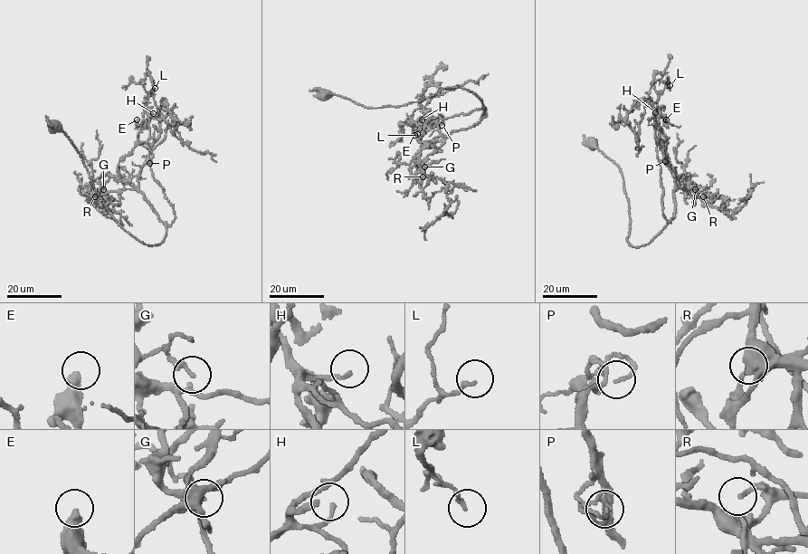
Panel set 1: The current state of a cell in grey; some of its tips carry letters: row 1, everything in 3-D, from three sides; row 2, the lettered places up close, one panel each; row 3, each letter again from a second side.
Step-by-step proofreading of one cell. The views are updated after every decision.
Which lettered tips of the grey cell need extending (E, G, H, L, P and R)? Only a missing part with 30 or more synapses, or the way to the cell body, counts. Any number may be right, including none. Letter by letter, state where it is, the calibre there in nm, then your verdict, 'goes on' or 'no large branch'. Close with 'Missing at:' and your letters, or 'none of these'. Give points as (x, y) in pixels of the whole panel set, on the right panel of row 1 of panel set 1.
E: (666, 119) | 420 nm | no large branch
G: (695, 189) | 160 nm | no large branch
H: (655, 112) | 140 nm | no large branch
L: (670, 85) | 160 nm | no large branch
P: (665, 161) | 130 nm | no large branch
R: (703, 196) | 150 nm | no large branch
Missing at: none of these

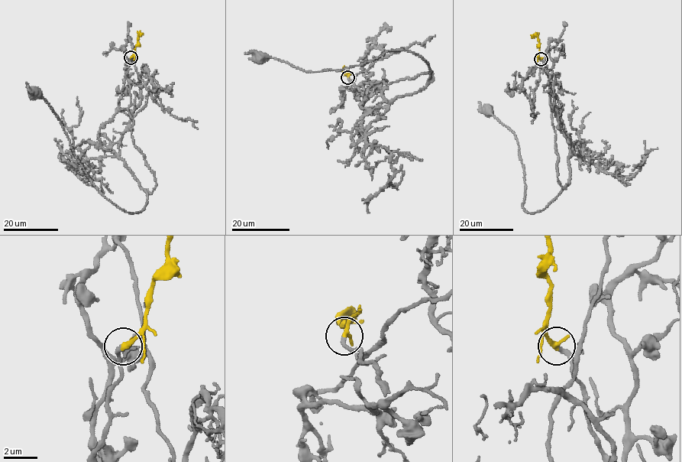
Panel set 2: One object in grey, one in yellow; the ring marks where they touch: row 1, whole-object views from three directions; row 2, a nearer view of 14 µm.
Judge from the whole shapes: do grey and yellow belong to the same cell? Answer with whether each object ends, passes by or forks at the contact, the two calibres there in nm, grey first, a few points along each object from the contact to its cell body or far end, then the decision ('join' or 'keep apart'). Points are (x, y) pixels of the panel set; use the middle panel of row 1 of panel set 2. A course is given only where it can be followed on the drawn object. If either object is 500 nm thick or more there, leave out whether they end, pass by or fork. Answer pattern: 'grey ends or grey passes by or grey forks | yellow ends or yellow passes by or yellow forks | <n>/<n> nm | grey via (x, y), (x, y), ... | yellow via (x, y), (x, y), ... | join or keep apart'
grey ends | yellow ends | 200/300 nm | grey via (348, 78), (356, 88), (433, 76), (428, 82), (426, 61), (405, 50), (307, 72), (260, 58) | yellow via (348, 78), (349, 75), (344, 74), (344, 66) | join

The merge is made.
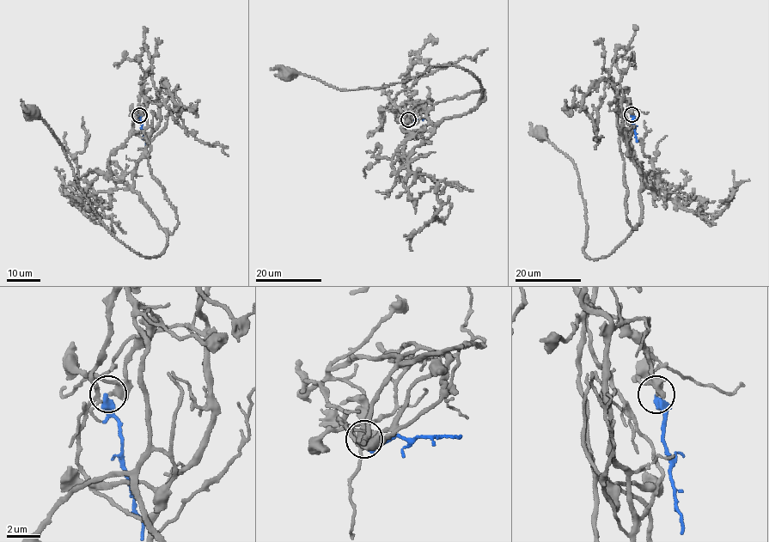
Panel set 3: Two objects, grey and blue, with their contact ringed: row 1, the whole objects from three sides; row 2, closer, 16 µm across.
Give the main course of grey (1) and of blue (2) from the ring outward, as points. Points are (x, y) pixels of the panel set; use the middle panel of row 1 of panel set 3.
1: (408, 119), (426, 102), (431, 124), (460, 116), (478, 105), (483, 90), (451, 65), (341, 90), (289, 75)
2: (408, 119), (428, 118)

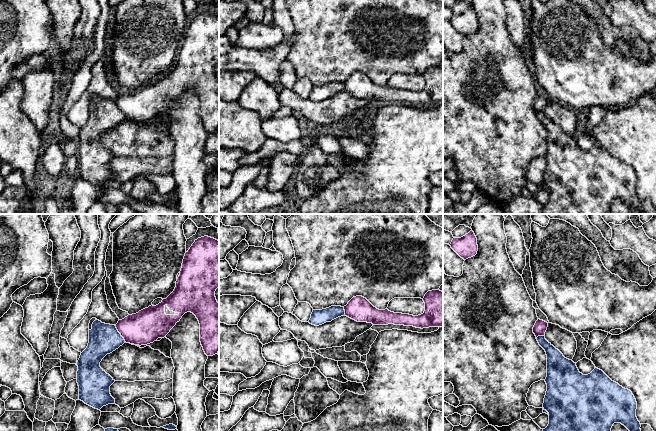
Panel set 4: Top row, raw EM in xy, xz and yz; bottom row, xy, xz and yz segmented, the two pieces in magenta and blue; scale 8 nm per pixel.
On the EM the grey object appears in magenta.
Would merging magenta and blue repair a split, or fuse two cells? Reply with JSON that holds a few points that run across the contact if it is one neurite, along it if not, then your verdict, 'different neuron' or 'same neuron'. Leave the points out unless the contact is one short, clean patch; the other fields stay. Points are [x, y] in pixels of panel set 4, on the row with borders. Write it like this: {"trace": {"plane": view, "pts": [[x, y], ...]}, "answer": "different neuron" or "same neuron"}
{"trace": {"plane": "xy", "pts": [[114, 325], [125, 341]]}, "answer": "different neuron"}

